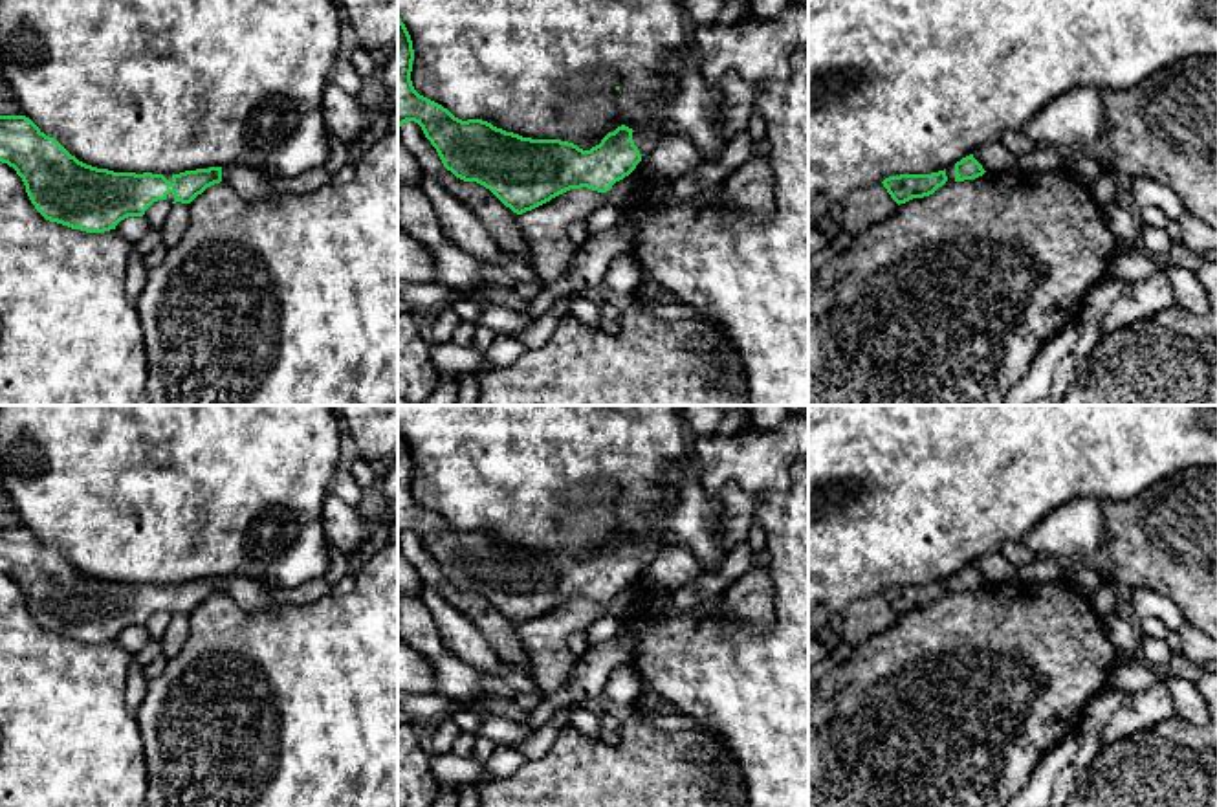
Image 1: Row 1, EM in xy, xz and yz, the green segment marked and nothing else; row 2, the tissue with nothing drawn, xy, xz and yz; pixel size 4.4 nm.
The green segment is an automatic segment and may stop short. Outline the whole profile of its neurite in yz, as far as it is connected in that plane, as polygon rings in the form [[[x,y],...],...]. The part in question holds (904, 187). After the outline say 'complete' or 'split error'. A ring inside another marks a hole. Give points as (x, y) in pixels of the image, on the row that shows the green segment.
[[[970,154],[944,171],[931,174],[889,176],[882,183],[891,198],[900,205],[913,198],[924,198],[933,194],[946,182],[975,180],[984,172],[986,171],[982,169],[982,165],[973,158],[973,154]]]; split error

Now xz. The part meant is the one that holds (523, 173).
[[[398,15],[398,127],[418,123],[447,171],[484,185],[517,215],[570,189],[610,191],[665,138],[656,128],[621,125],[583,150],[561,139],[522,138],[482,119],[462,121],[414,90],[412,61],[412,40]]]; split error

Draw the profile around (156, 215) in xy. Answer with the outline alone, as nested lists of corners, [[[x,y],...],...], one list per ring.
[[[158,200],[154,202],[147,211],[145,211],[145,218],[150,224],[152,229],[159,229],[165,226],[169,215],[170,215],[170,207],[172,204],[165,202],[165,200]]]

